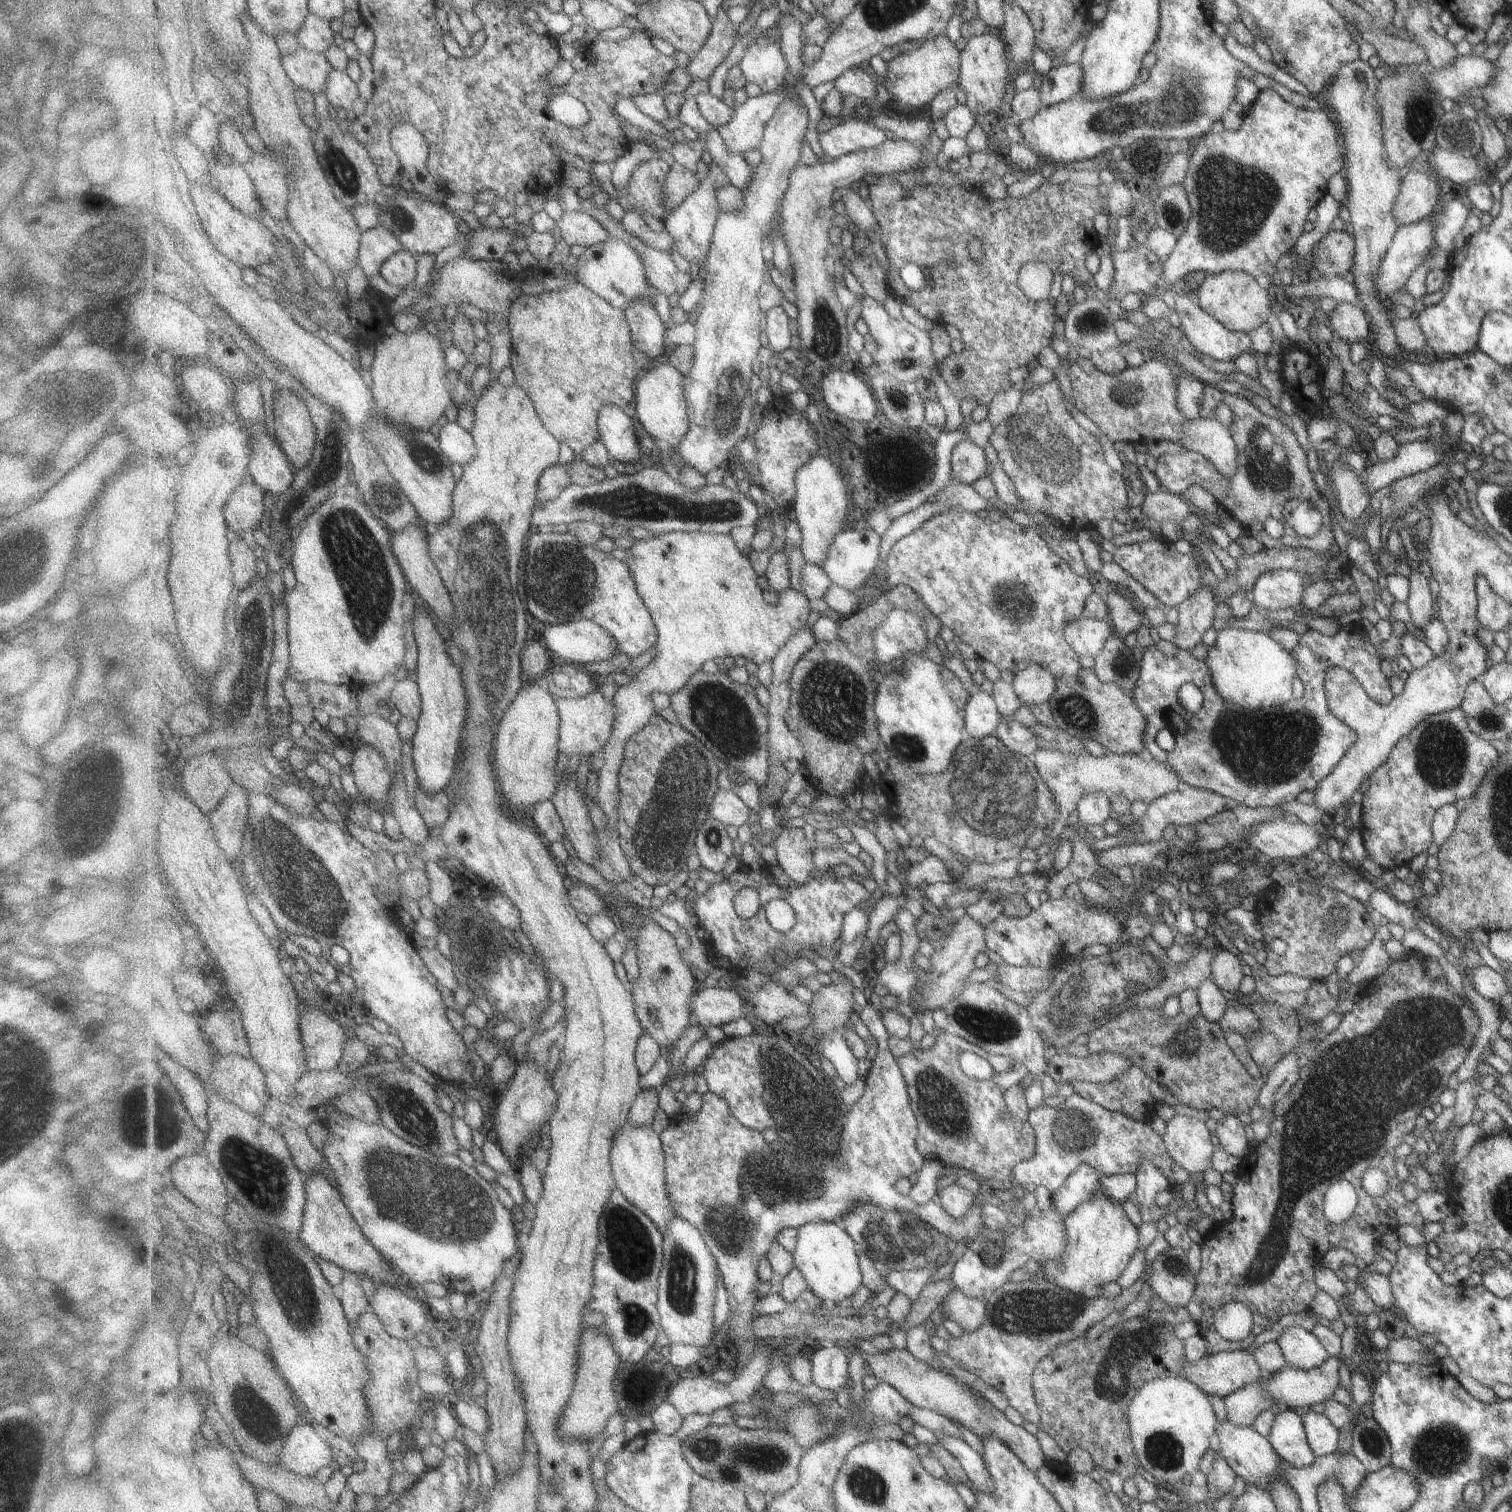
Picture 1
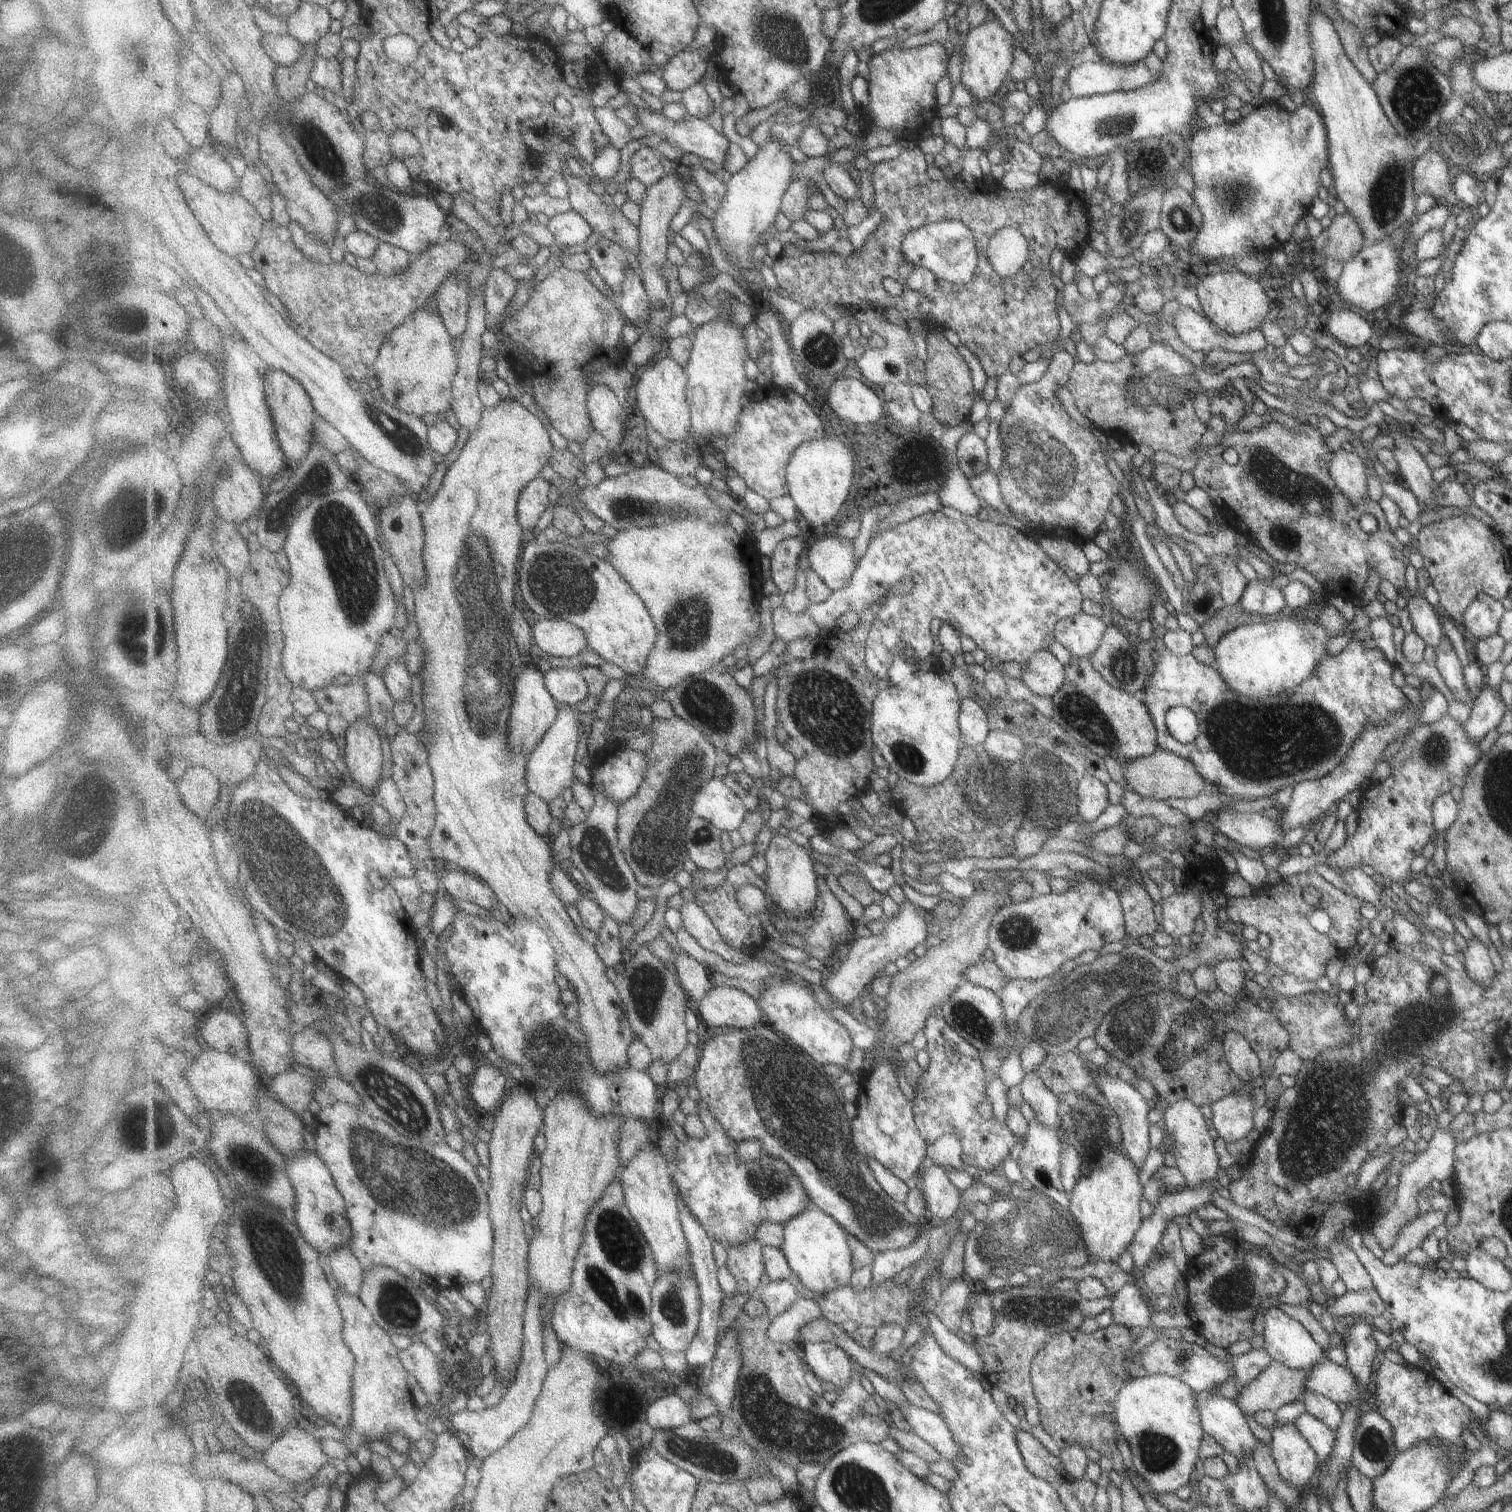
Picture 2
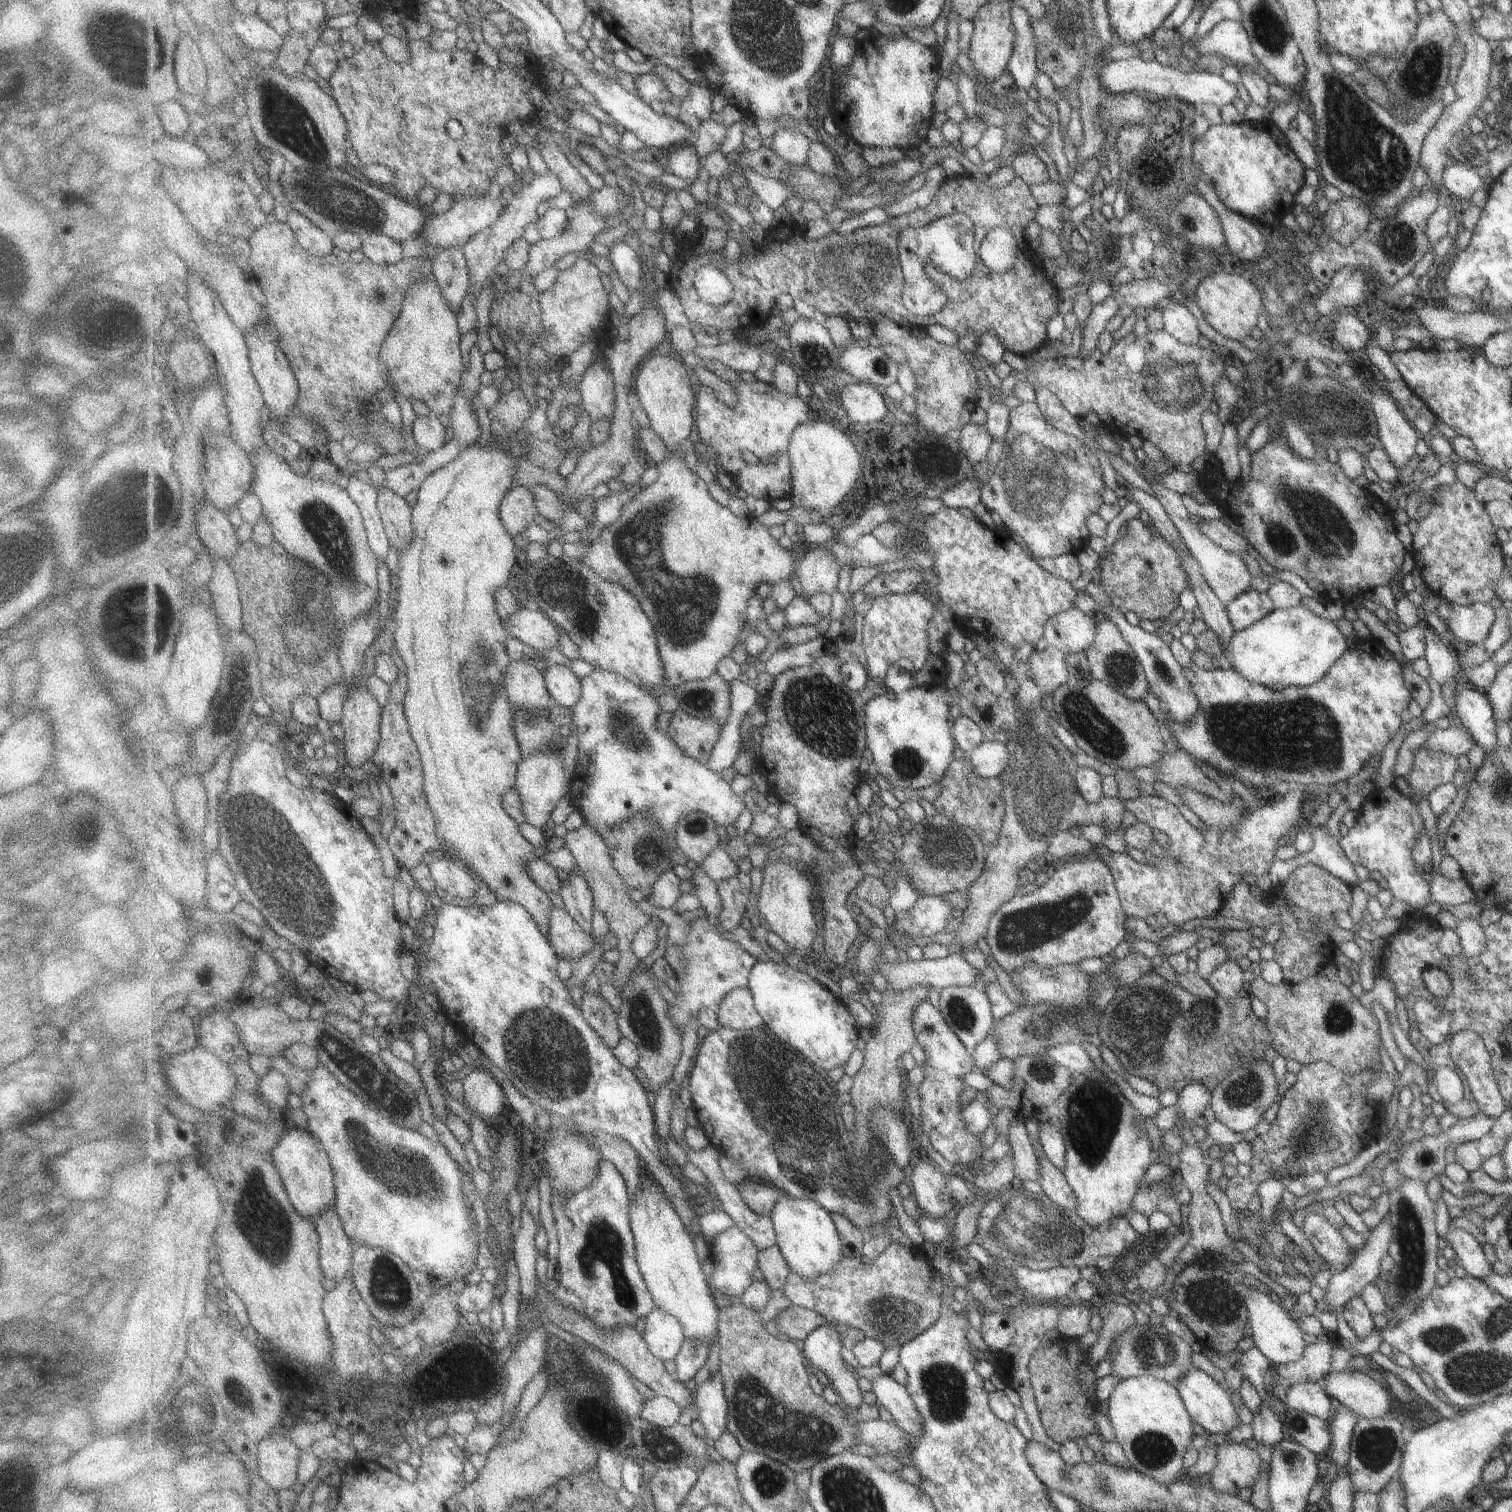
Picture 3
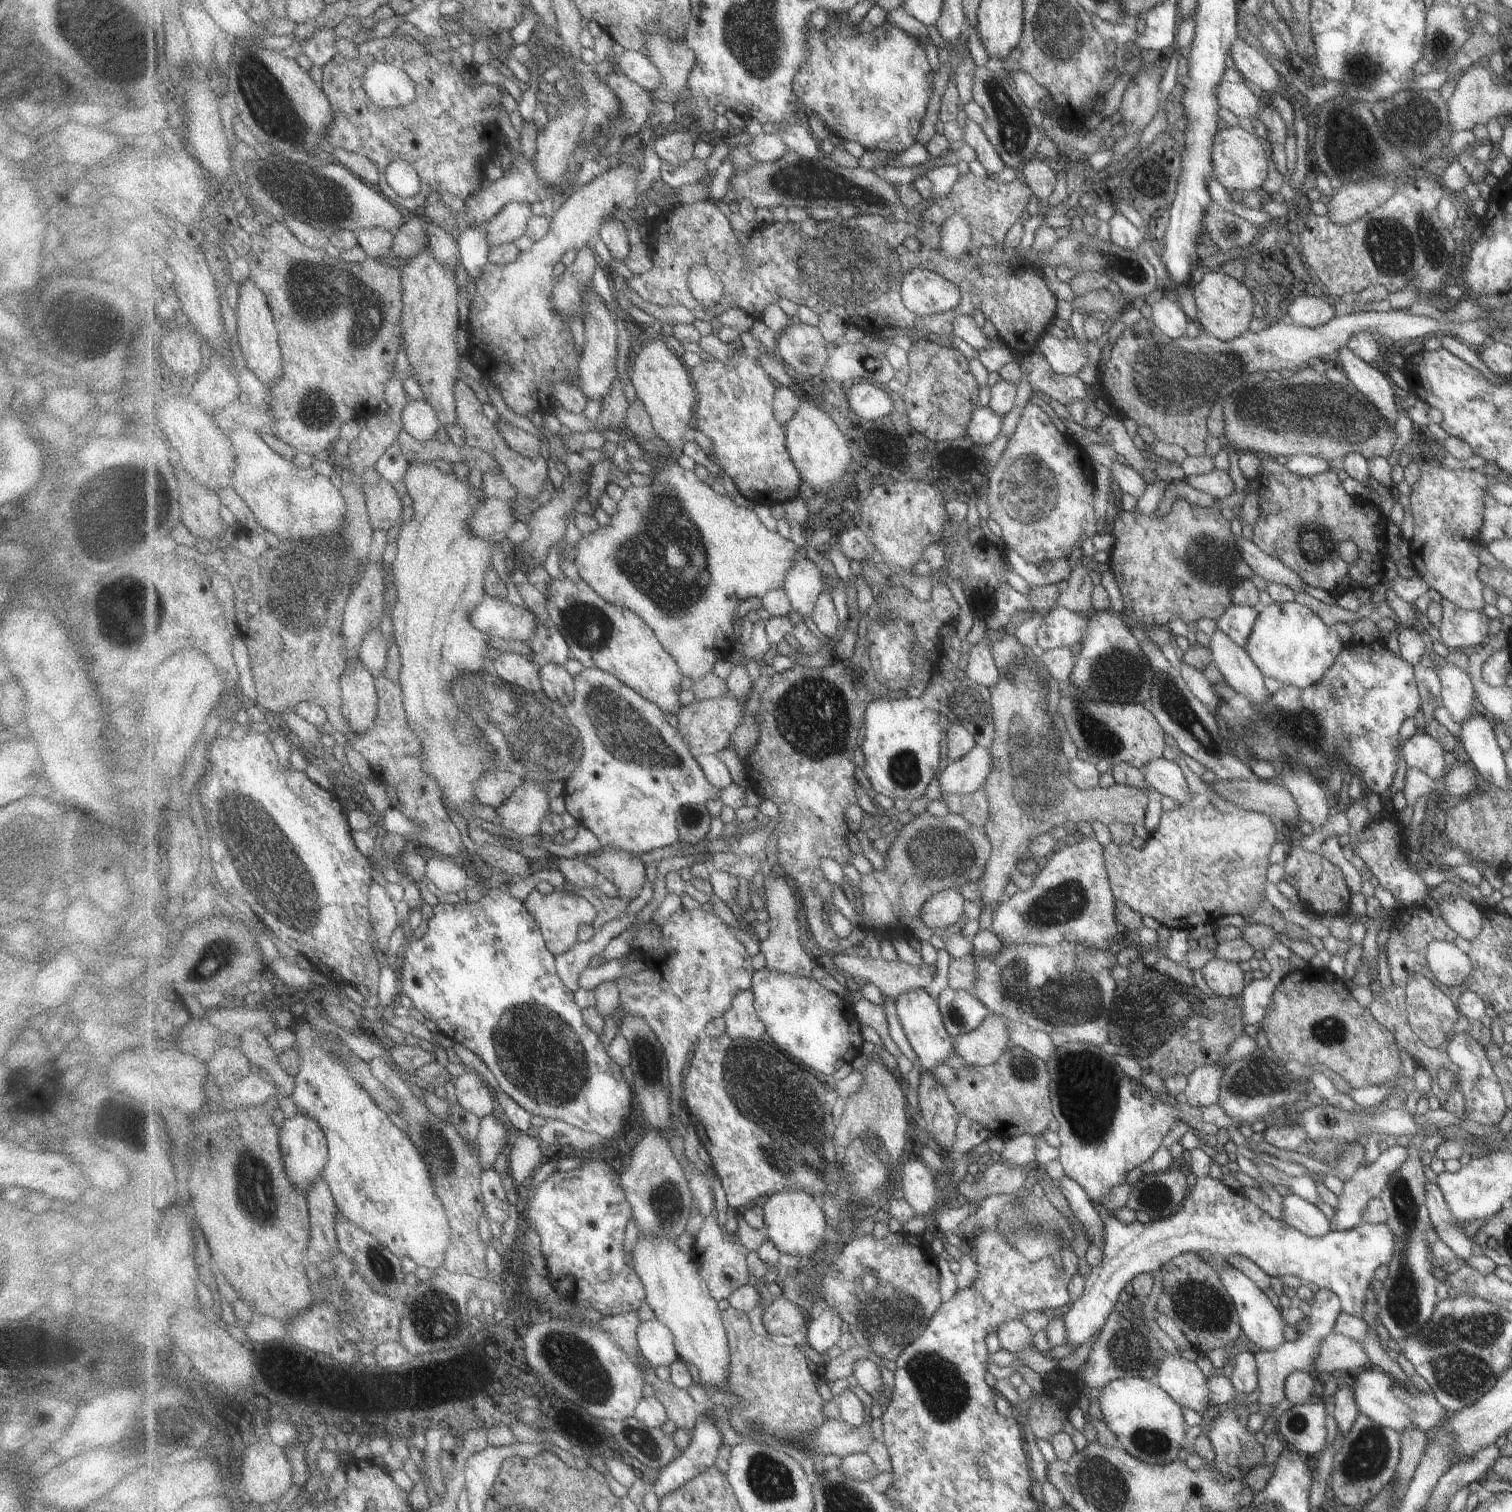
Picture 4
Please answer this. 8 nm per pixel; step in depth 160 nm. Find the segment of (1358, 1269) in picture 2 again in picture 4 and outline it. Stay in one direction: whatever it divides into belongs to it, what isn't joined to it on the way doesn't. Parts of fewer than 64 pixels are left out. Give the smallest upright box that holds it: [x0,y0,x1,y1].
[1281,1193,1329,1238]

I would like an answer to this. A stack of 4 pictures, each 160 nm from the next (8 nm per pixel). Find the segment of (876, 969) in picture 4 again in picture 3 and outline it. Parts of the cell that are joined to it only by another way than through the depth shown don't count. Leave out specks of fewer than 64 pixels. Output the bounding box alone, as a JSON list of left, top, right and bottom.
[877,954,979,992]

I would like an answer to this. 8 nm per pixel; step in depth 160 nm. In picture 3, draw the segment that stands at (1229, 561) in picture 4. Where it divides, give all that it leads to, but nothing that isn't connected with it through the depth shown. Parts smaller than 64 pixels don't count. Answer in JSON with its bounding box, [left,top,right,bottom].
[1101,517,1189,625]

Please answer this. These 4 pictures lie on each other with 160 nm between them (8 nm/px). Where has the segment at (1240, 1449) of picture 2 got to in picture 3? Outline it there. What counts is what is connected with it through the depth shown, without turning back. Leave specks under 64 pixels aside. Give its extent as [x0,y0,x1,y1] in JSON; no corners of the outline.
[1172,1368,1239,1434]

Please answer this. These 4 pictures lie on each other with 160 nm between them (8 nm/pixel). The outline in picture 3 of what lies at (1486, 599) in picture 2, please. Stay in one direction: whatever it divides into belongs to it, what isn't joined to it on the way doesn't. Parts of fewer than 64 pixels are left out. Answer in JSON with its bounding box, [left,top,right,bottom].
[1443,603,1495,644]

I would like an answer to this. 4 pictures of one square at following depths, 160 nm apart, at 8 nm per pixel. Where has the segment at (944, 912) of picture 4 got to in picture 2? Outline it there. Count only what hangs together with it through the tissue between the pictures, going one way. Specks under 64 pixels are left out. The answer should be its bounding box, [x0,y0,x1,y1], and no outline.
[823,901,935,1007]

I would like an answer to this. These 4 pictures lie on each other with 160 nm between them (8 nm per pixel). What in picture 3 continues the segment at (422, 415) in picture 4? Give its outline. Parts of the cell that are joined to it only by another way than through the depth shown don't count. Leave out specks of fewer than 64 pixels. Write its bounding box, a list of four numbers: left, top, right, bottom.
[413,411,447,452]

